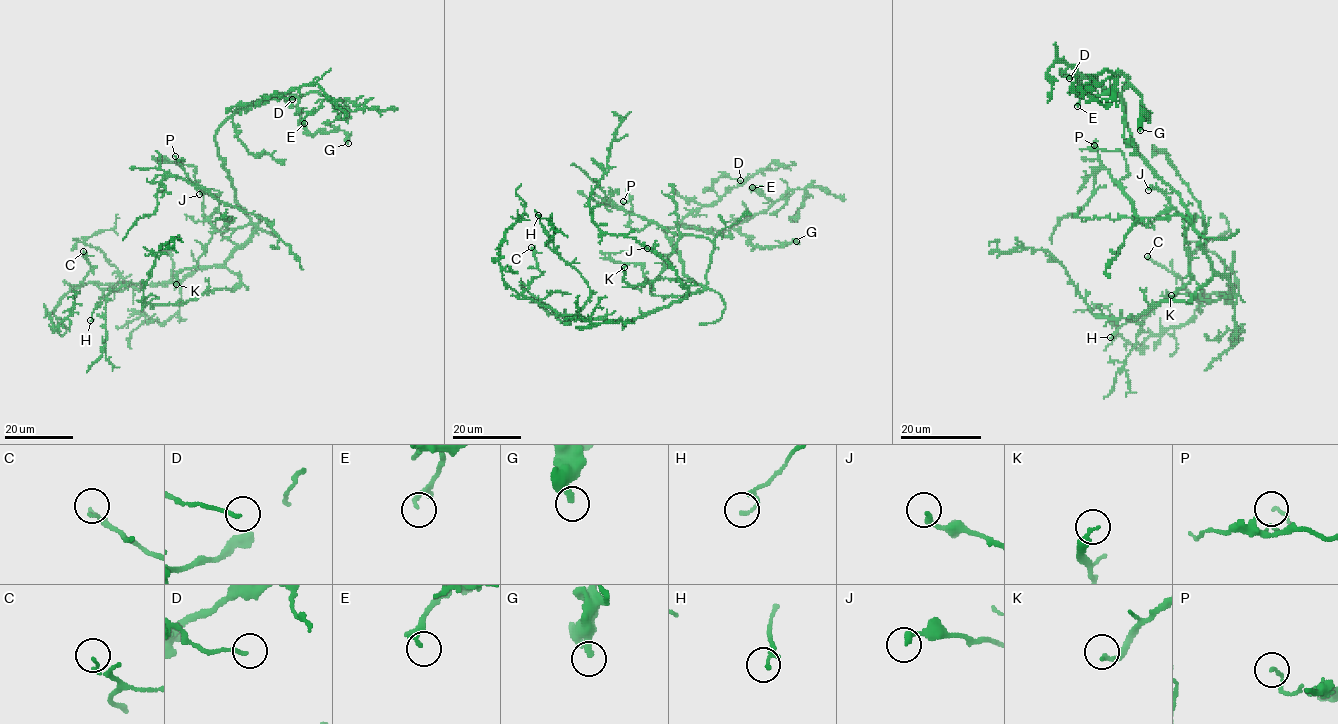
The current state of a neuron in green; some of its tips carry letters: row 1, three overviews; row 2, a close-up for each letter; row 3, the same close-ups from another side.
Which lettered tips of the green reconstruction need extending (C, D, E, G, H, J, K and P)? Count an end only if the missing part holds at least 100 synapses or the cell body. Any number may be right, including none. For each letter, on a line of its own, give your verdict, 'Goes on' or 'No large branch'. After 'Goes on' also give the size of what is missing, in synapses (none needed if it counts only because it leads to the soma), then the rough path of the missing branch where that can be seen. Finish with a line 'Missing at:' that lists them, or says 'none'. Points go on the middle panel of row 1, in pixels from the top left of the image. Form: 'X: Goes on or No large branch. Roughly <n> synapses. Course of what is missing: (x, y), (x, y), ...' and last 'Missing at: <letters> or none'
C: No large branch
D: No large branch
E: No large branch
G: No large branch
H: No large branch
J: No large branch
K: No large branch
P: No large branch
Missing at: none

